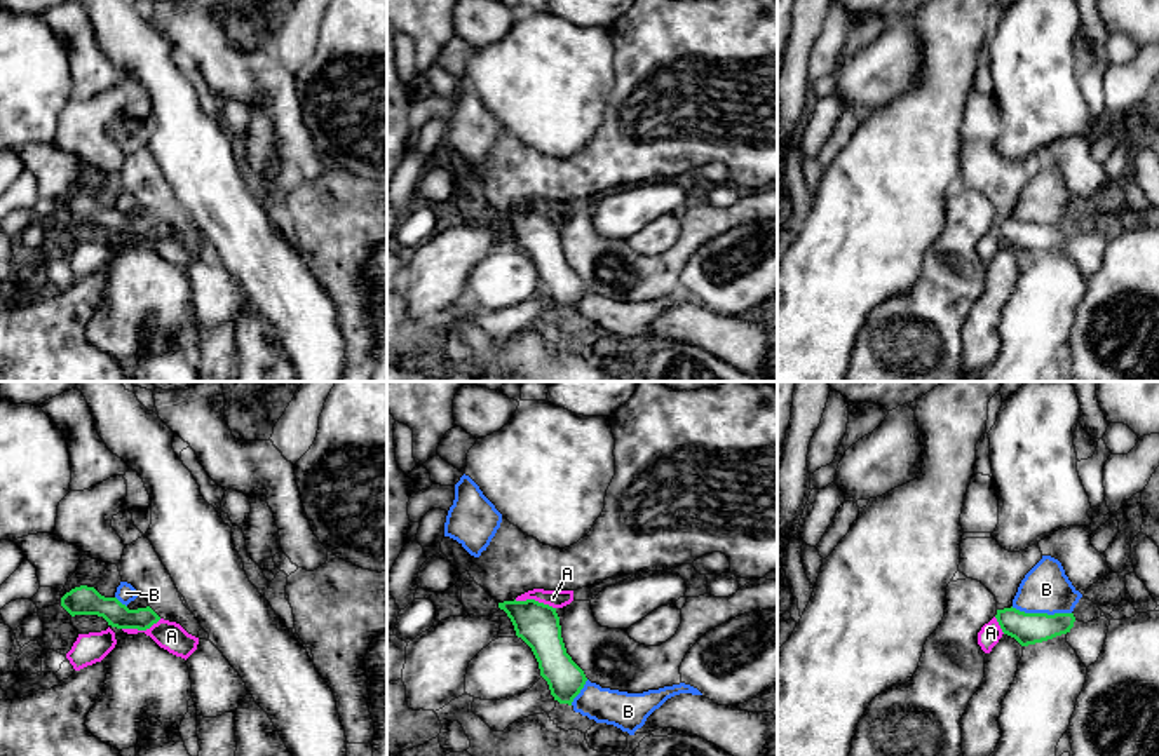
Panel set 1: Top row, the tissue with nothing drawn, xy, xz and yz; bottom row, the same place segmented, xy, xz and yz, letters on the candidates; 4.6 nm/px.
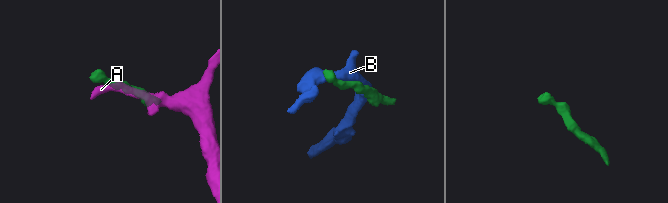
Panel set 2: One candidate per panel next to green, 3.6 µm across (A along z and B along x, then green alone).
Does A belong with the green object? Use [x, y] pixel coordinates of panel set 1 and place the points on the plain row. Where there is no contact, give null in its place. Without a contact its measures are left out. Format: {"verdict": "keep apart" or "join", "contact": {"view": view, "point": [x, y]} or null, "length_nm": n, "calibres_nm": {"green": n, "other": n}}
{"verdict": "keep apart", "contact": {"view": "xz", "point": [534, 209]}, "length_nm": 200, "calibres_nm": {"green": 200, "other": 80}}

